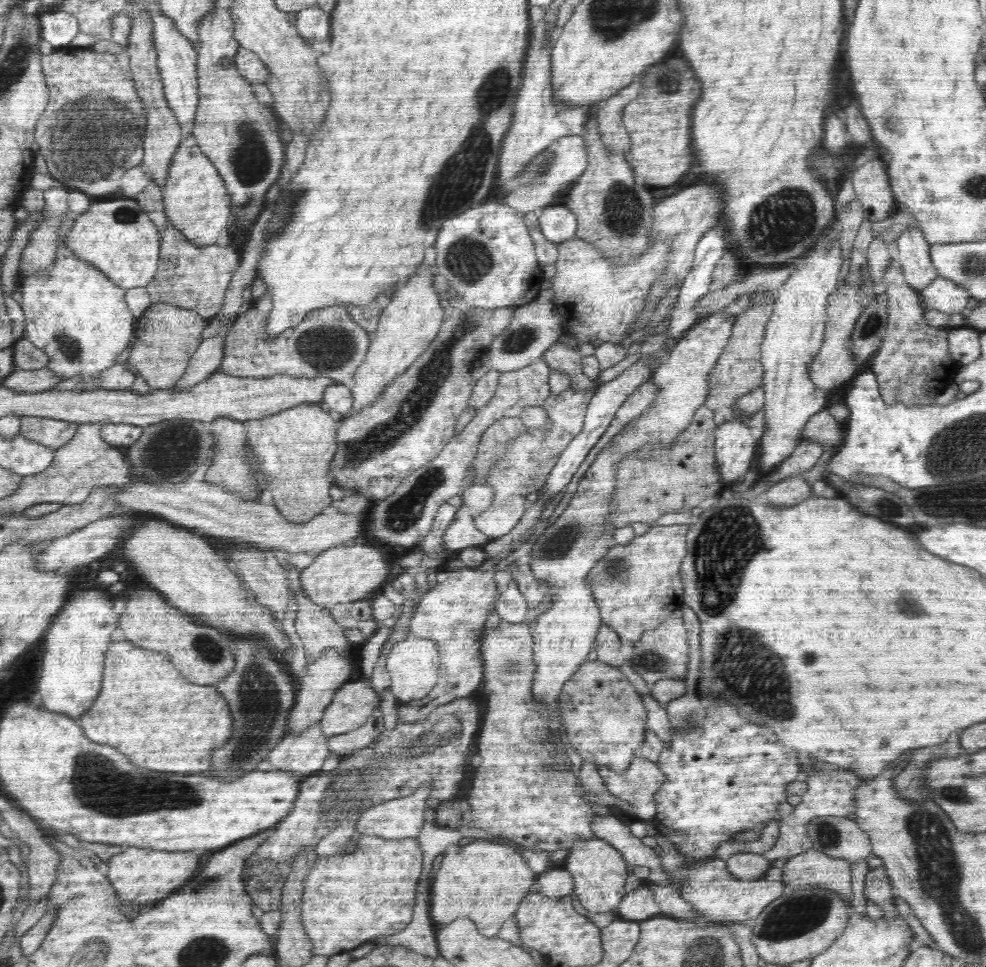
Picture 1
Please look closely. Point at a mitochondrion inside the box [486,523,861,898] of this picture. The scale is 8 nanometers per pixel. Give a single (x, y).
(751, 674)

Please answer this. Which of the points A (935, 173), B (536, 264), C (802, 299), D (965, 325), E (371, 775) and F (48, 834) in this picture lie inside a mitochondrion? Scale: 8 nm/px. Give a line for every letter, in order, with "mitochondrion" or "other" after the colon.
A: other
B: other
C: other
D: other
E: mitochondrion
F: other

